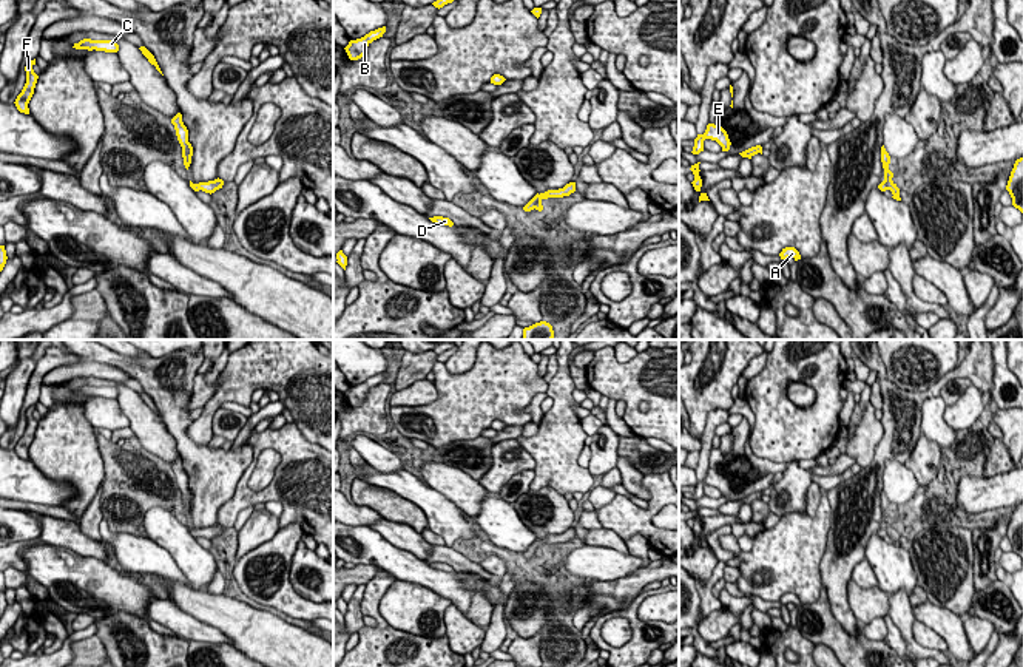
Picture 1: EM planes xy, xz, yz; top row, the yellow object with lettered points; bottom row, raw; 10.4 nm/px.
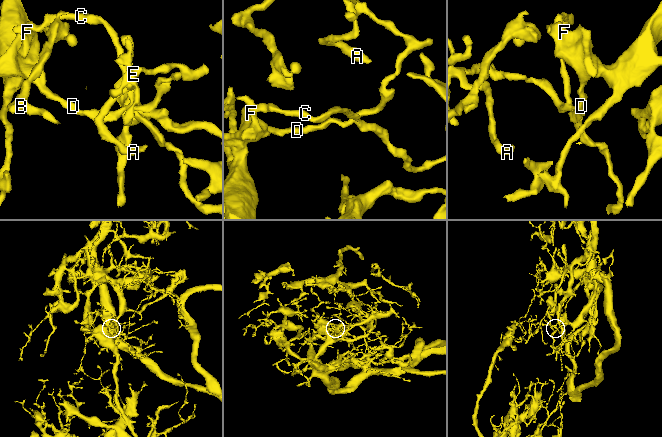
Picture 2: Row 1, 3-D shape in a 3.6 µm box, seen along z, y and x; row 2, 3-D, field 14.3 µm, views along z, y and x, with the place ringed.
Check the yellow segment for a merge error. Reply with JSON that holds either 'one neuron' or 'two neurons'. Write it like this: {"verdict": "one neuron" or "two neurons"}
{"verdict": "two neurons"}

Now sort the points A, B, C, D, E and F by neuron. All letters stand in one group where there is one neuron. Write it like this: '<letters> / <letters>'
A B E / C D F

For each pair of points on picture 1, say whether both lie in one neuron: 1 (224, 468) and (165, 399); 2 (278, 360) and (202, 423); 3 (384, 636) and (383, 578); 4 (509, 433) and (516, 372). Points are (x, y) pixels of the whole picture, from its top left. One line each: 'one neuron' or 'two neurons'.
1: one neuron
2: one neuron
3: one neuron
4: two neurons

